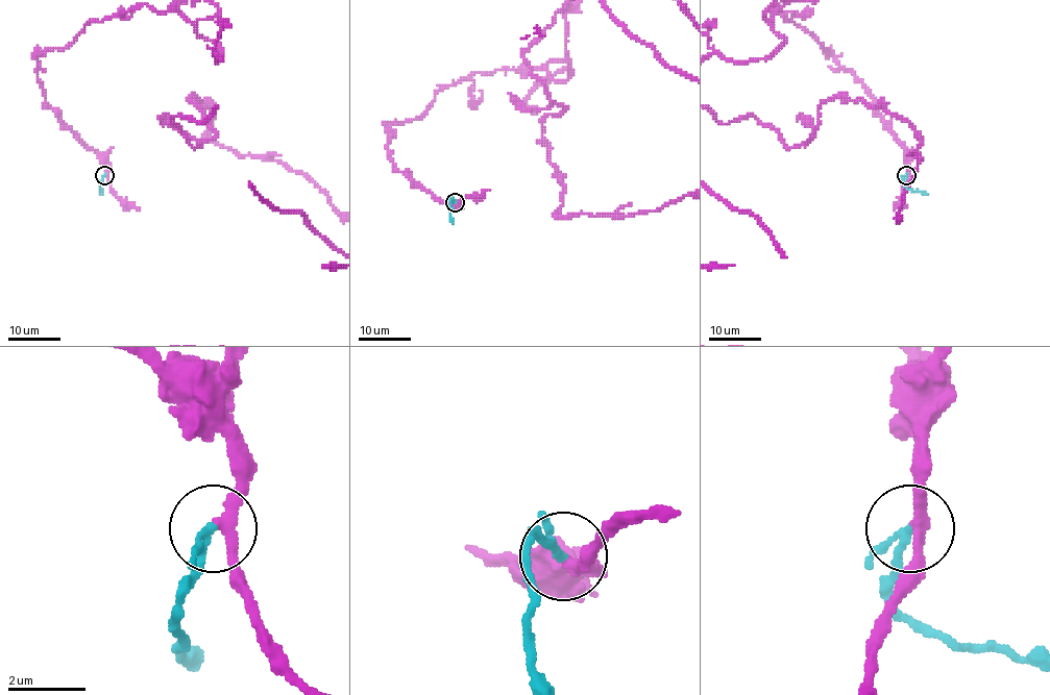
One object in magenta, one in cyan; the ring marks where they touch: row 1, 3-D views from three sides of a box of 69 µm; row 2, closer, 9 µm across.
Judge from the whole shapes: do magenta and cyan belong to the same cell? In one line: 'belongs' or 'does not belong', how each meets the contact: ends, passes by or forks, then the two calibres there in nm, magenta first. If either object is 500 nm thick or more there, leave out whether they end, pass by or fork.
belongs; magenta passes by; cyan passes by; calibres 280 and 160 nm

